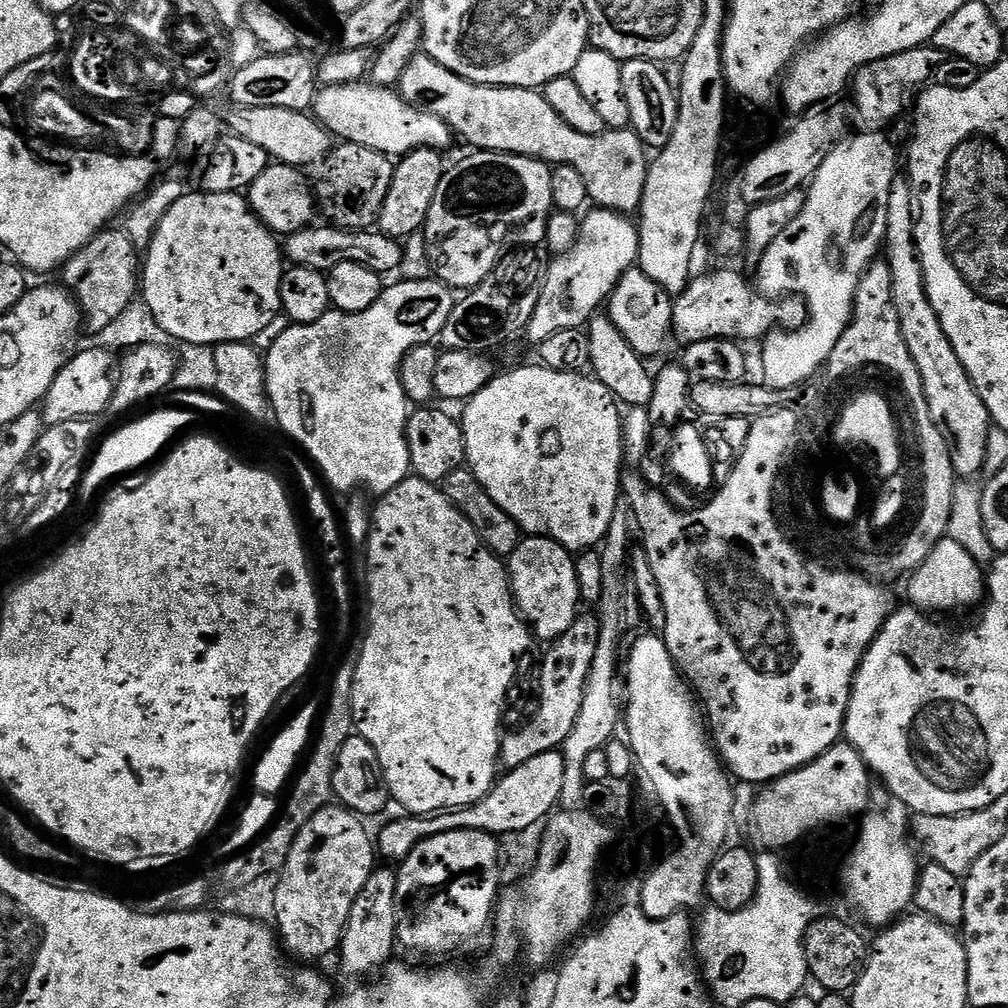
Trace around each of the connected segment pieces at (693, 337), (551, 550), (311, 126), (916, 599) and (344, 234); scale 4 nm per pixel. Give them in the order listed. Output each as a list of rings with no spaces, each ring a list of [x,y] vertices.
[[[708,272],[698,276],[689,279],[687,288],[672,301],[672,336],[684,344],[700,344],[703,340],[728,342],[733,338],[740,342],[759,341],[773,330],[800,328],[808,320],[808,305],[801,297],[769,299],[753,285],[752,289],[736,272]]]
[[[529,535],[527,538],[521,539],[520,544],[514,550],[514,554],[507,557],[506,567],[514,603],[529,629],[534,633],[535,639],[551,642],[557,640],[562,634],[566,634],[566,630],[570,630],[570,626],[575,622],[582,608],[573,553],[562,547],[557,540],[551,540],[549,536]]]
[[[282,106],[269,108],[233,107],[228,116],[228,124],[232,127],[231,135],[237,140],[254,142],[254,146],[262,146],[266,154],[277,164],[289,164],[301,170],[315,166],[328,157],[334,147],[334,137],[315,115],[307,111],[283,109]]]
[[[947,538],[937,542],[934,550],[930,550],[928,557],[911,573],[908,582],[911,607],[929,614],[960,612],[963,608],[972,607],[975,609],[986,596],[985,569],[974,558],[970,558],[970,554],[966,554],[958,542]]]
[[[335,226],[316,227],[306,227],[301,232],[287,237],[286,256],[293,265],[313,268],[327,274],[329,270],[342,262],[358,262],[375,272],[392,274],[402,262],[404,250],[401,241],[385,236],[379,230],[345,230]]]

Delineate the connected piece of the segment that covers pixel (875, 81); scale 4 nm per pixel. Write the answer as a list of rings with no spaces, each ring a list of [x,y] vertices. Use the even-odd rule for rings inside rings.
[[[921,46],[882,58],[880,61],[870,62],[858,69],[850,83],[852,104],[856,107],[855,131],[862,133],[888,130],[888,127],[903,114],[908,95],[910,100],[913,93],[923,89],[935,77],[938,66],[942,66],[945,58],[946,54],[942,49]]]

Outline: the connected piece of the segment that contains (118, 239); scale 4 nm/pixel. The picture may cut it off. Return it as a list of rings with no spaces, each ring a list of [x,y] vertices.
[[[124,230],[112,231],[99,232],[81,252],[74,253],[62,269],[63,287],[80,305],[83,323],[92,334],[105,330],[114,318],[131,307],[142,284],[141,253]]]

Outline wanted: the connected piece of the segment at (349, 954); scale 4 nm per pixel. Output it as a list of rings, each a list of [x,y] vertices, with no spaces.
[[[380,866],[373,870],[370,878],[366,878],[366,886],[362,886],[362,894],[358,894],[354,906],[350,906],[350,918],[344,927],[344,937],[340,939],[338,949],[340,964],[348,976],[368,976],[376,971],[379,973],[393,959],[392,951],[397,951],[397,873],[388,868],[391,867]]]

